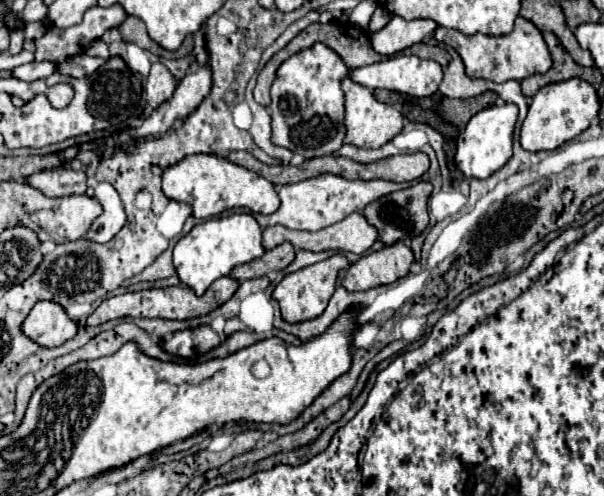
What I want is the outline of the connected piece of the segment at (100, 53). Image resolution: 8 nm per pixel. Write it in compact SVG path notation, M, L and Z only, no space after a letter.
M96 39L86 53L88 53L88 55L94 55L94 57L102 57L102 59L108 59L108 57L110 57L110 55L108 55L108 45L106 45L102 39Z

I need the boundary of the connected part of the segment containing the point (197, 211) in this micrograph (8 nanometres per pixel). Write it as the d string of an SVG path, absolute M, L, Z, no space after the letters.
M188 155L176 165L170 165L162 173L162 193L180 203L188 203L192 207L192 215L198 219L214 217L228 209L250 209L252 213L270 215L280 207L280 199L274 191L274 185L246 167L234 165L224 157L216 155Z

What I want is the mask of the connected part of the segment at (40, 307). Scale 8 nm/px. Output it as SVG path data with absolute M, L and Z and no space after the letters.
M38 301L22 323L22 333L42 347L58 347L76 335L76 323L54 301Z

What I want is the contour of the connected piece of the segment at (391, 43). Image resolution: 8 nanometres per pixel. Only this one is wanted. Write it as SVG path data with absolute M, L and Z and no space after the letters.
M394 15L392 21L384 29L370 35L372 47L382 55L394 55L416 43L422 43L426 37L430 37L434 33L436 27L438 25L430 19L406 21L398 15Z

